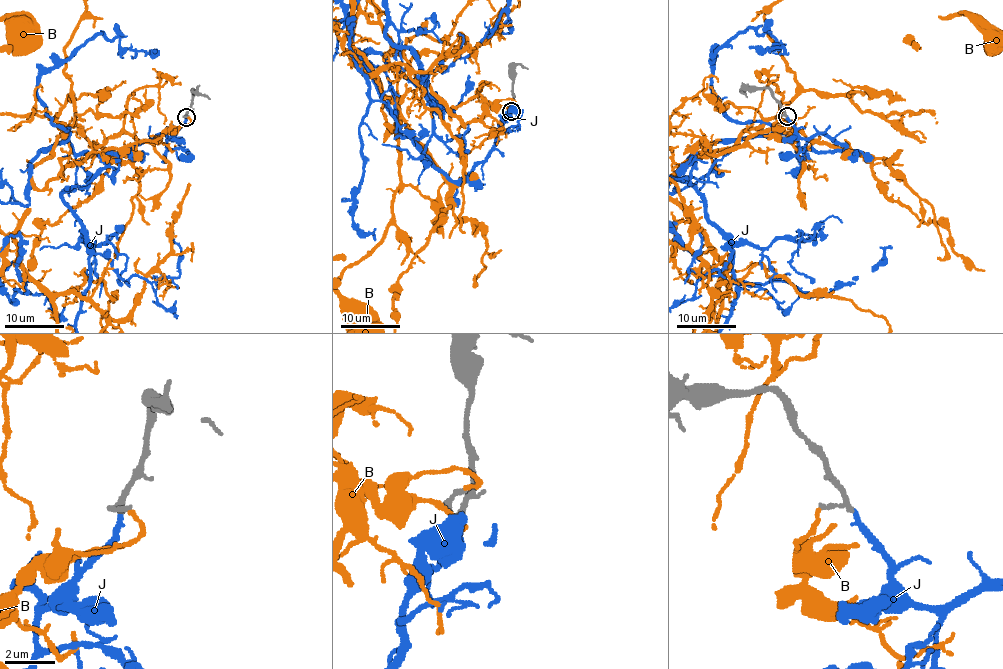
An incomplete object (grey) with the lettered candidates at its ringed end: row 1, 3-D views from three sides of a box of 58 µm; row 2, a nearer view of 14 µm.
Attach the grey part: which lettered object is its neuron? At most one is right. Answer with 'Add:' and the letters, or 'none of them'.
Add: J

